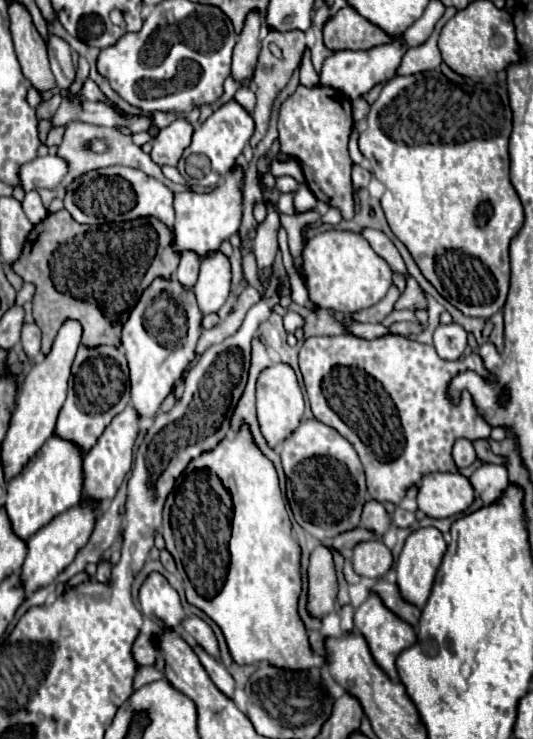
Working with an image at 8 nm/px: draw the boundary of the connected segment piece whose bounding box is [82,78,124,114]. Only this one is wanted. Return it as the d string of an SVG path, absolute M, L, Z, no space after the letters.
M86 78L86 80L84 80L84 84L82 84L82 94L84 94L88 100L104 102L104 104L108 104L108 106L112 106L112 108L116 108L116 112L118 112L118 114L124 114L124 110L120 110L114 102L110 102L110 100L100 92L100 88L98 88L90 78Z

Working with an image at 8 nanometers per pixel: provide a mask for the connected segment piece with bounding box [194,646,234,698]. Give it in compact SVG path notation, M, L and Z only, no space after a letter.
M194 646L194 652L198 654L198 658L200 658L202 666L206 668L208 676L212 678L212 682L214 682L228 698L232 698L232 694L234 694L234 678L230 676L230 672L226 672L224 664L218 662L218 660L214 660L214 658L212 658L210 654L206 654L200 646Z

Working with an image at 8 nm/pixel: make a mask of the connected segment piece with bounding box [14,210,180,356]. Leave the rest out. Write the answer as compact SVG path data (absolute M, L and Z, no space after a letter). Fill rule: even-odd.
M66 210L48 214L38 226L34 226L34 240L30 244L32 246L30 260L18 260L14 264L14 272L20 274L24 278L24 282L36 284L36 294L34 294L32 304L34 304L36 324L42 330L42 354L46 356L50 352L58 330L66 320L78 320L82 324L82 344L86 348L98 348L102 344L118 348L122 324L128 320L130 310L140 300L142 292L156 278L170 280L174 274L174 268L178 268L180 256L174 256L174 250L170 248L172 238L174 238L172 232L164 224L158 224L158 220L154 220L154 218L142 218L142 220L132 220L132 222L124 222L124 224L112 222L112 224L102 224L102 226L82 226ZM116 278L118 278L118 314L112 318L106 318L104 316L106 308L98 308L96 300L100 296L104 296L104 292L106 292L104 286L108 286L108 290L110 290L110 284L116 284L116 282L112 282ZM74 288L78 288L78 290L90 288L92 294L74 294Z

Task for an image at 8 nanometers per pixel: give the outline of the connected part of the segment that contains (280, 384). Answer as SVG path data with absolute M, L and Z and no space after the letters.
M282 362L274 364L260 374L258 386L256 386L256 412L258 412L260 432L266 438L270 448L276 448L298 428L300 418L304 414L304 396L296 380L296 374L288 364L282 364Z

